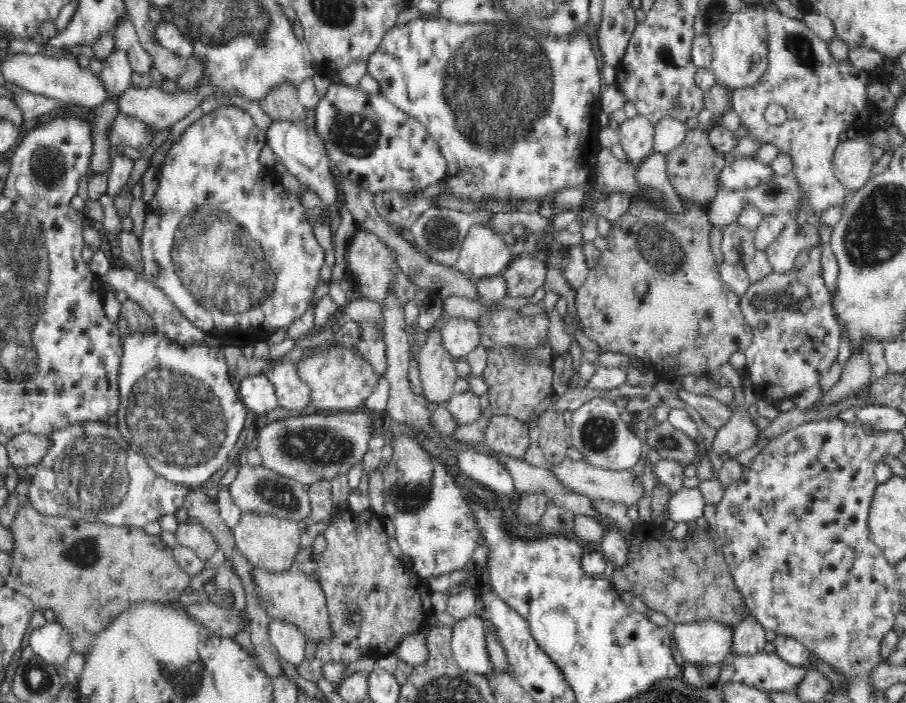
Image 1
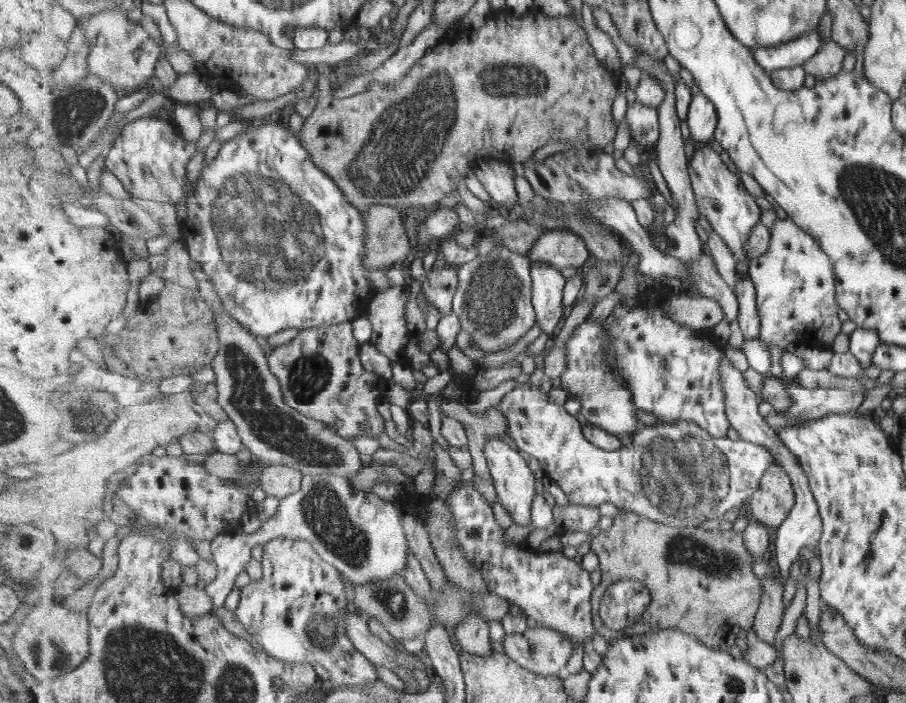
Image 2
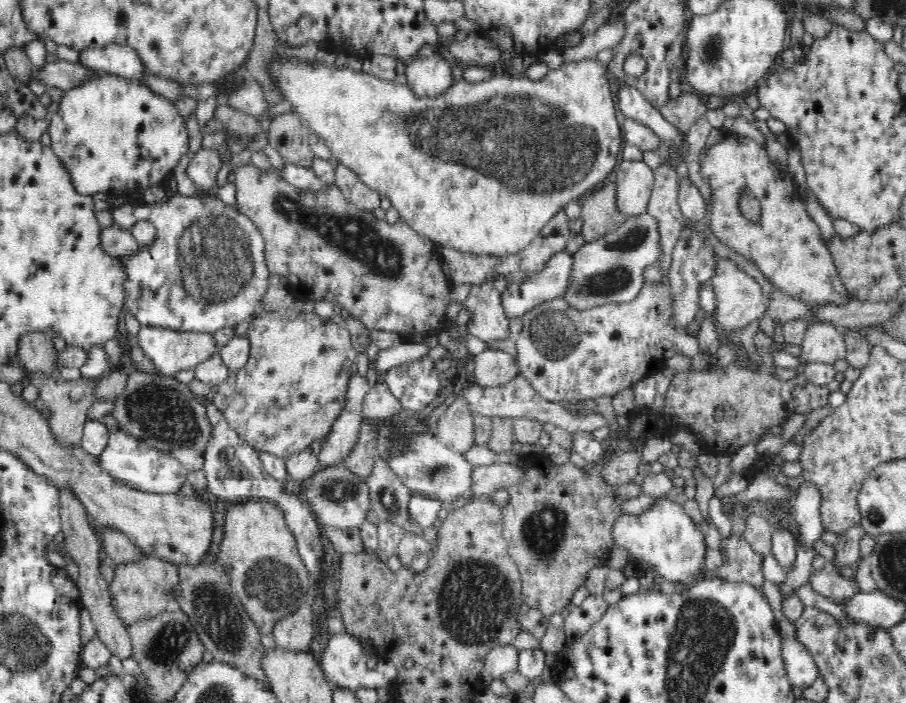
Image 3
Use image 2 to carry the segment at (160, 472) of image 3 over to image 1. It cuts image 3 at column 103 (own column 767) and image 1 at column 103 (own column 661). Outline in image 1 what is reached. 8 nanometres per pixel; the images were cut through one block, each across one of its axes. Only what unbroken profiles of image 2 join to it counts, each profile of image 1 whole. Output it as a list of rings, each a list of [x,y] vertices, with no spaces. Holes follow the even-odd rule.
[[[86,421],[85,423],[74,423],[68,427],[61,428],[56,432],[50,433],[51,438],[51,451],[42,458],[42,462],[38,464],[38,472],[32,478],[32,485],[28,492],[29,504],[36,509],[39,513],[54,514],[54,516],[72,518],[72,521],[98,521],[100,524],[113,525],[116,527],[144,527],[152,521],[158,521],[160,516],[166,514],[174,515],[184,505],[184,500],[192,489],[189,486],[182,485],[181,483],[174,483],[170,480],[163,479],[162,476],[157,475],[151,470],[146,460],[138,454],[132,452],[132,448],[128,448],[128,440],[124,440],[124,436],[115,427],[111,428],[106,426],[106,422]]]

